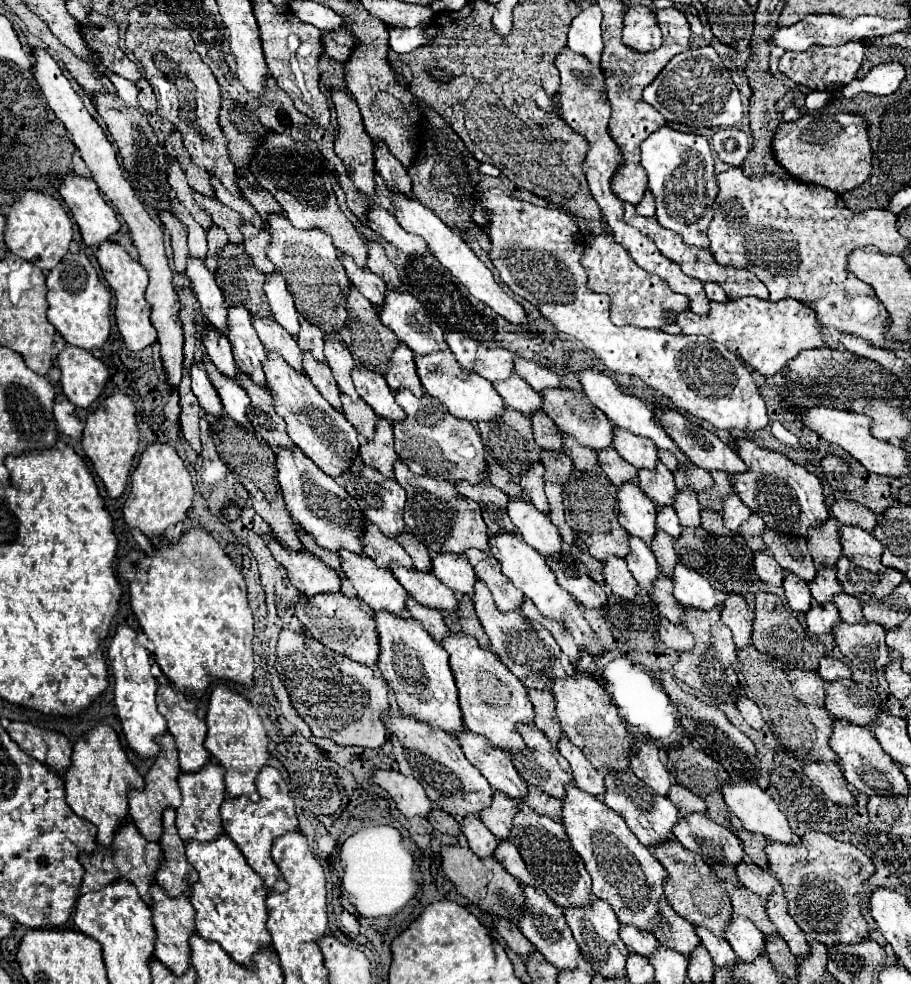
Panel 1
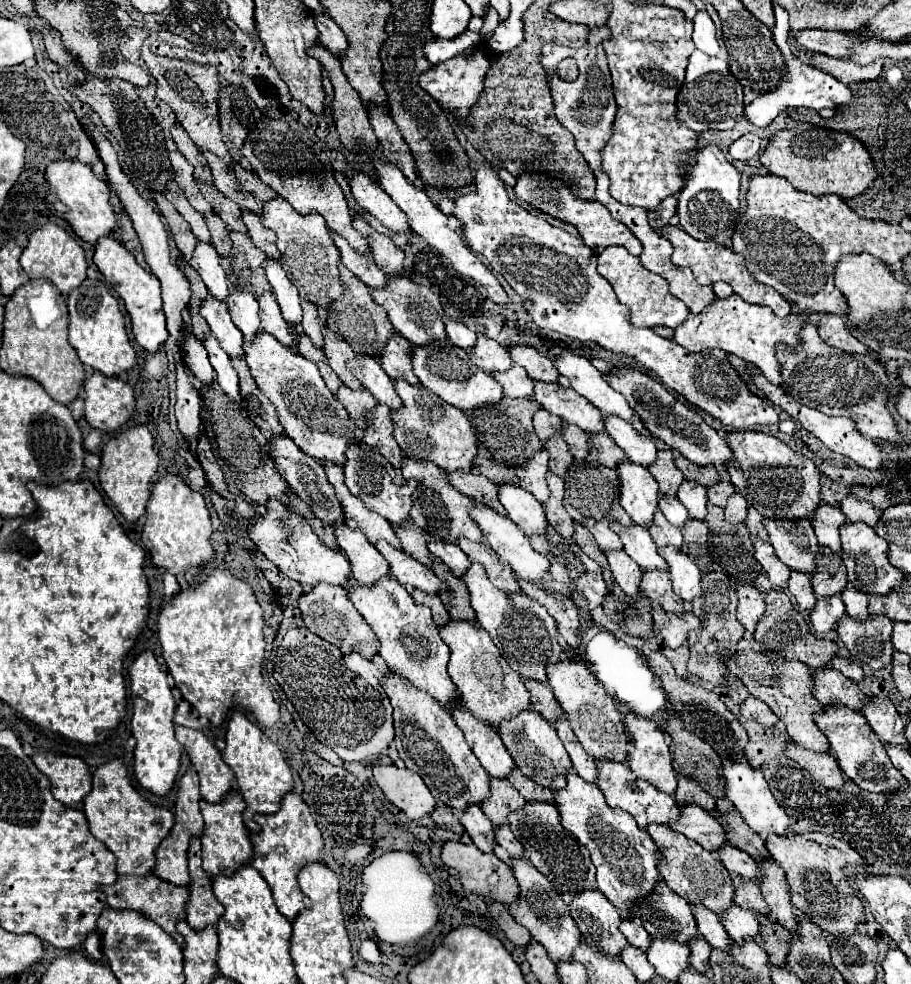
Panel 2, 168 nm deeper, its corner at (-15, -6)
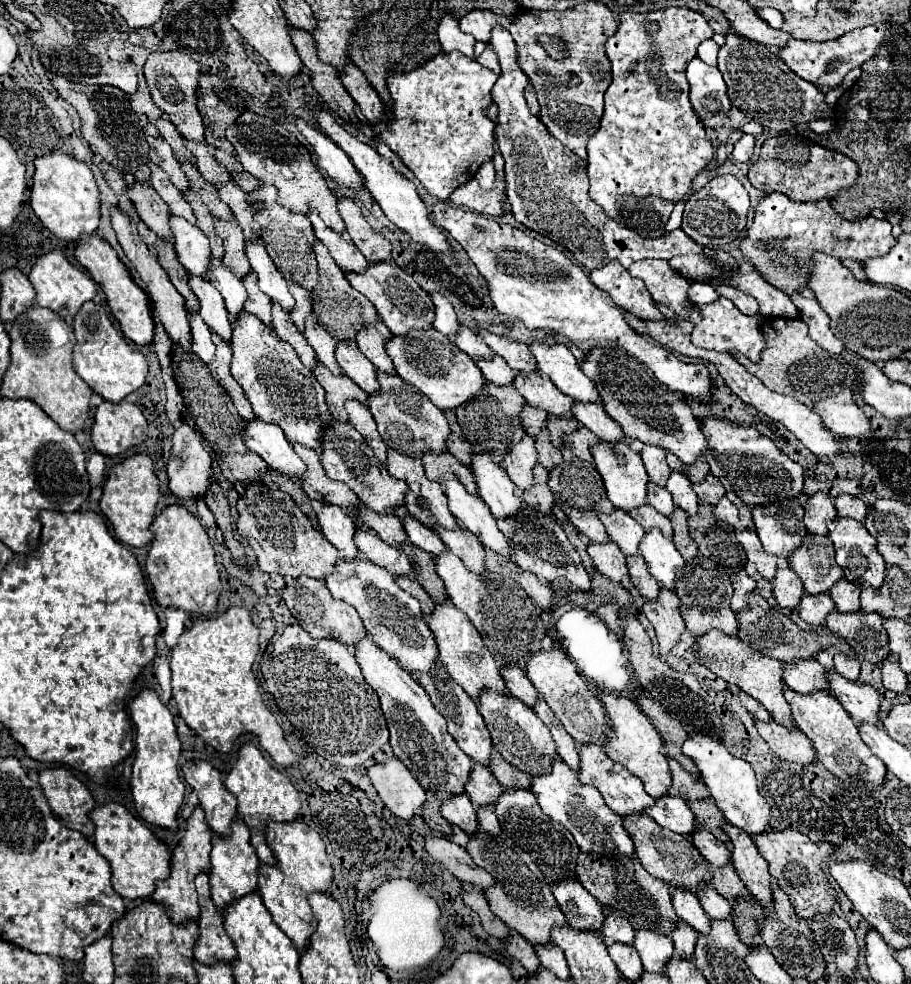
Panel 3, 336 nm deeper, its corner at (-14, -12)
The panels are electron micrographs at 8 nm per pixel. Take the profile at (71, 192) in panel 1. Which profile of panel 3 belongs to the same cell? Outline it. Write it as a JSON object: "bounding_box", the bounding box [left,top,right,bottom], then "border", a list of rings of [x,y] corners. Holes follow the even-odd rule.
{"bounding_box":[30,152,100,242],"border":[[[60,152],[36,158],[34,164],[36,174],[30,206],[42,224],[60,240],[68,242],[80,242],[84,234],[94,234],[100,222],[100,190],[96,186],[92,170],[84,162]]]}

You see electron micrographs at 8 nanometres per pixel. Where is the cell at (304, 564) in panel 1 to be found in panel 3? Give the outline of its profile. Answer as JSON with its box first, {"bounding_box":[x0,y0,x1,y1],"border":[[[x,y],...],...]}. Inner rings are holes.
{"bounding_box":[238,482,338,580],"border":[[[256,482],[248,486],[244,496],[238,500],[238,512],[238,534],[256,552],[260,570],[286,578],[310,576],[316,580],[324,580],[330,572],[334,572],[338,550],[318,530],[314,530],[312,522],[300,512],[286,492],[272,490]]]}

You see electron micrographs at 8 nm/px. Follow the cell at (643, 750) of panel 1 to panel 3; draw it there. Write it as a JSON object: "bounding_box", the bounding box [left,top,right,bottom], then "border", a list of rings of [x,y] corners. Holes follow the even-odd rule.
{"bounding_box":[600,694,672,800],"border":[[[600,694],[600,700],[606,708],[606,714],[612,722],[612,738],[604,746],[604,752],[618,764],[622,764],[630,774],[638,776],[644,782],[644,788],[650,796],[656,800],[668,794],[668,788],[672,784],[668,760],[662,754],[662,736],[652,726],[652,722],[646,718],[646,714],[640,710],[638,704],[634,704],[630,698],[622,698],[616,694]]]}

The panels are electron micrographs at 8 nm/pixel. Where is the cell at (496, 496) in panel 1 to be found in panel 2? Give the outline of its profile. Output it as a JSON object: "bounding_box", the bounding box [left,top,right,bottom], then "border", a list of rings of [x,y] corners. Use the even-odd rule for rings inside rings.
{"bounding_box":[445,470,505,514],"border":[[[475,470],[469,472],[445,472],[447,482],[457,488],[461,494],[471,496],[471,498],[479,498],[481,502],[485,502],[487,506],[491,506],[493,510],[497,510],[499,514],[505,514],[503,506],[499,506],[499,498],[497,498],[497,484],[493,484],[489,478],[477,474]]]}

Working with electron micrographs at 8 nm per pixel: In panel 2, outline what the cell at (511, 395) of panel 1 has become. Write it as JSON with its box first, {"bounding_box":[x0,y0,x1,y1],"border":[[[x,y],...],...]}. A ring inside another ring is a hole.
{"bounding_box":[495,364,533,398],"border":[[[511,364],[505,372],[495,372],[495,380],[503,386],[503,392],[511,398],[529,398],[533,396],[533,380],[527,376],[525,368]]]}

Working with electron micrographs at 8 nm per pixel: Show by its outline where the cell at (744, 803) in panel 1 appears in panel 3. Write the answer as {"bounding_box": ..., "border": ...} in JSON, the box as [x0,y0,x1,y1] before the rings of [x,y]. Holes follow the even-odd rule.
{"bounding_box":[682,734,772,836],"border":[[[692,734],[686,740],[686,744],[682,746],[682,752],[688,758],[692,758],[694,764],[700,768],[704,784],[710,788],[710,794],[716,800],[716,806],[724,812],[726,820],[732,826],[742,828],[750,836],[772,830],[772,826],[770,826],[770,804],[760,794],[754,770],[746,760],[734,758],[722,742],[718,742],[710,736],[702,736],[702,734]]]}

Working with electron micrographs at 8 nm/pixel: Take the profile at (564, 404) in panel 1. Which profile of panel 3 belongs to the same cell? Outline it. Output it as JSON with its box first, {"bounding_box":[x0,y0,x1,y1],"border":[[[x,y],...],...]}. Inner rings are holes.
{"bounding_box":[514,372,574,418],"border":[[[540,372],[532,374],[516,374],[514,388],[526,398],[526,402],[532,408],[544,410],[548,414],[554,414],[558,418],[574,418],[572,408],[574,400],[570,400],[566,394],[562,394],[548,378],[544,378]]]}

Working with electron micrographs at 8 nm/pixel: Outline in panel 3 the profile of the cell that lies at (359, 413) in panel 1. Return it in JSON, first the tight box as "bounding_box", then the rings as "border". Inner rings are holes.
{"bounding_box":[314,364,368,422],"border":[[[318,364],[318,370],[314,372],[314,376],[326,390],[326,402],[332,410],[334,420],[338,420],[338,422],[348,422],[346,406],[344,406],[346,400],[358,400],[358,402],[368,400],[368,394],[358,384],[354,384],[346,374],[334,376],[328,368]]]}

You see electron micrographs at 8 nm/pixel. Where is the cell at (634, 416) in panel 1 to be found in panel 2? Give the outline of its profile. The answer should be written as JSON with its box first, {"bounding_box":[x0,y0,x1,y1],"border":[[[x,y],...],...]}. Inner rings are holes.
{"bounding_box":[553,352,633,420],"border":[[[563,352],[553,360],[553,366],[561,376],[569,378],[571,388],[577,394],[585,396],[603,414],[615,414],[625,420],[633,418],[633,410],[627,406],[627,400],[605,382],[603,374],[587,358]]]}

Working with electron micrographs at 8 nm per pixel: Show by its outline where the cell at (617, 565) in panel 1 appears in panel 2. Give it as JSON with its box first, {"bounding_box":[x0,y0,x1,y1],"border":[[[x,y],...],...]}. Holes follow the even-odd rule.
{"bounding_box":[603,550,641,596],"border":[[[605,550],[603,554],[609,562],[615,582],[623,588],[623,592],[629,596],[637,596],[641,582],[641,568],[637,566],[637,562],[633,562],[623,550]]]}

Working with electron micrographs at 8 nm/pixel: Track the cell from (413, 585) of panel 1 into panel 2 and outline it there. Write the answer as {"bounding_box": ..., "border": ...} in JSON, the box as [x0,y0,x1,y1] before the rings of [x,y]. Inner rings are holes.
{"bounding_box":[375,540,439,594],"border":[[[379,540],[375,544],[375,548],[381,552],[381,556],[387,560],[389,564],[389,572],[391,576],[401,582],[403,586],[409,586],[409,588],[419,588],[427,594],[439,594],[439,584],[435,578],[435,574],[421,562],[417,562],[415,558],[411,558],[409,554],[389,546],[387,542]]]}

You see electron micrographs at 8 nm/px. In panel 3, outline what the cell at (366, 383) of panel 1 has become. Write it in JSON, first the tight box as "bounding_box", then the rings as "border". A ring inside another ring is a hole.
{"bounding_box":[336,340,380,396],"border":[[[352,340],[350,342],[338,342],[336,360],[342,366],[344,374],[348,378],[352,378],[364,392],[368,392],[370,396],[374,392],[378,392],[380,384],[376,378],[376,368],[366,356],[362,356],[356,342],[352,342]]]}

